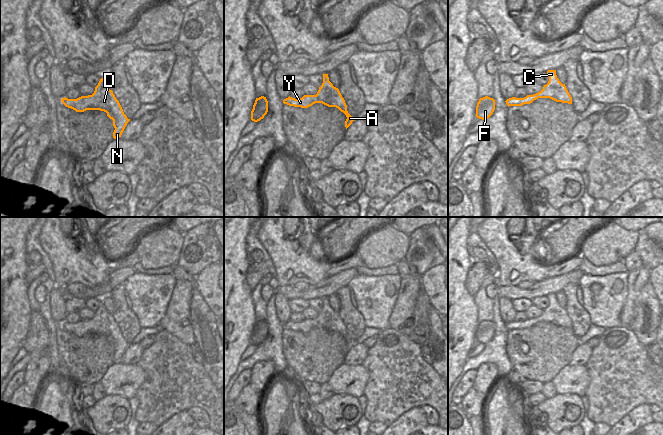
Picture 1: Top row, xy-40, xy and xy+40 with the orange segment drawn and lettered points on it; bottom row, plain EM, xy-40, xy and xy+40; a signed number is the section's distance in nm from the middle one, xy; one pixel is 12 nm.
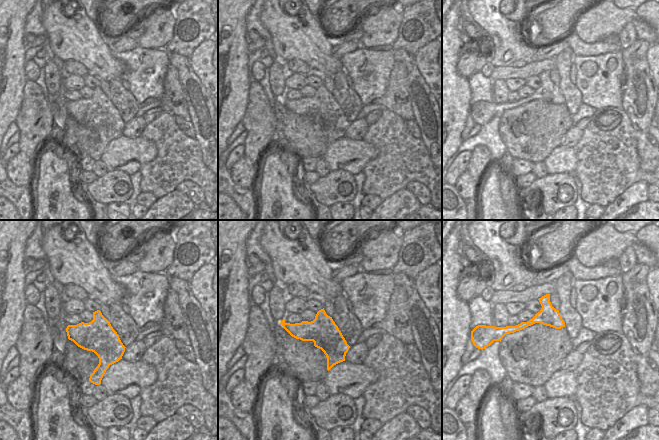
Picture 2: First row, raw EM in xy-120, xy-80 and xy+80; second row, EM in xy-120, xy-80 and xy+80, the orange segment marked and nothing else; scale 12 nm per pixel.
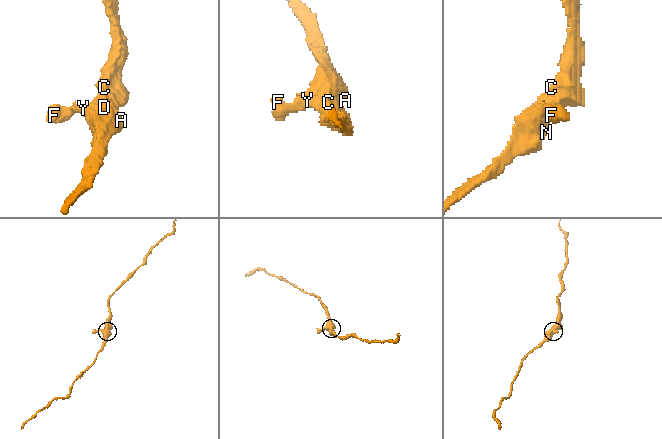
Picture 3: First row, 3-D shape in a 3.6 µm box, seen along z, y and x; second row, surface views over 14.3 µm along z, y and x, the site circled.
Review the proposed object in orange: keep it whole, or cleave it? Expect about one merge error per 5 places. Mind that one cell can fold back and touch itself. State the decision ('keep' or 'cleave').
keep

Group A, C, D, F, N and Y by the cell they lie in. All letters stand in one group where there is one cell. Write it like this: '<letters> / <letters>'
A C D F N Y

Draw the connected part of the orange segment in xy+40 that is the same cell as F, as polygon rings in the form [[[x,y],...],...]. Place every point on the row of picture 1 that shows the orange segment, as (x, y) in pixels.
[[[488,96],[480,98],[476,106],[476,117],[487,120],[495,110],[495,100]]]

